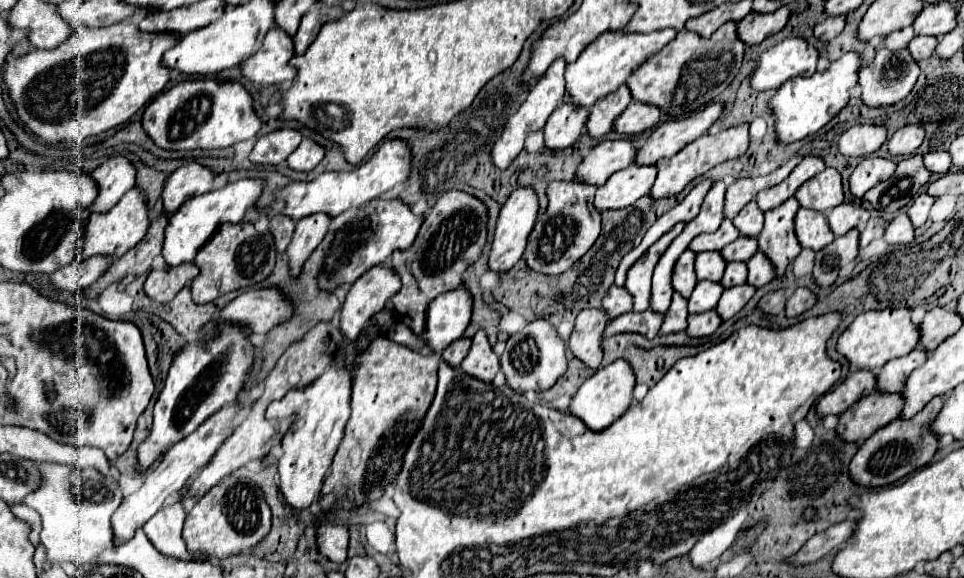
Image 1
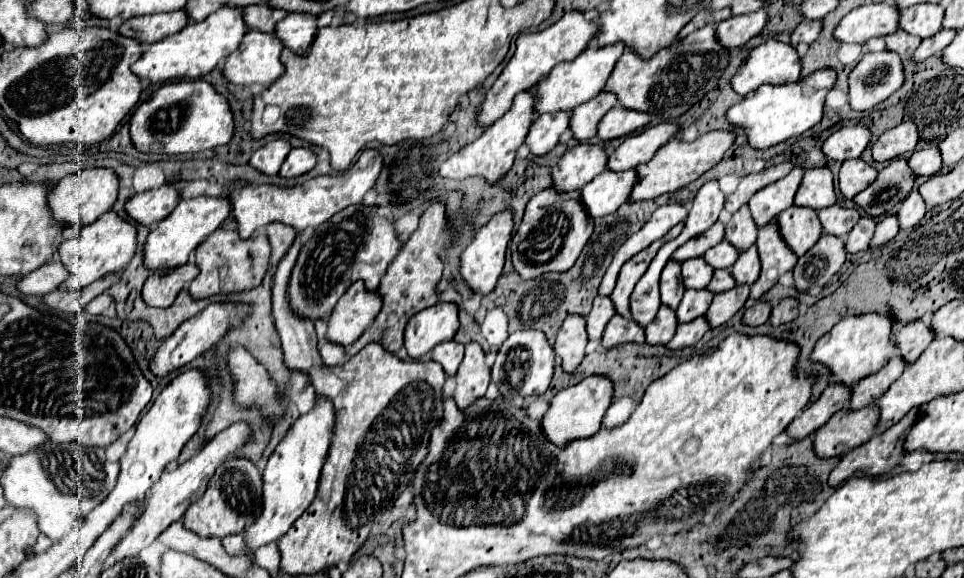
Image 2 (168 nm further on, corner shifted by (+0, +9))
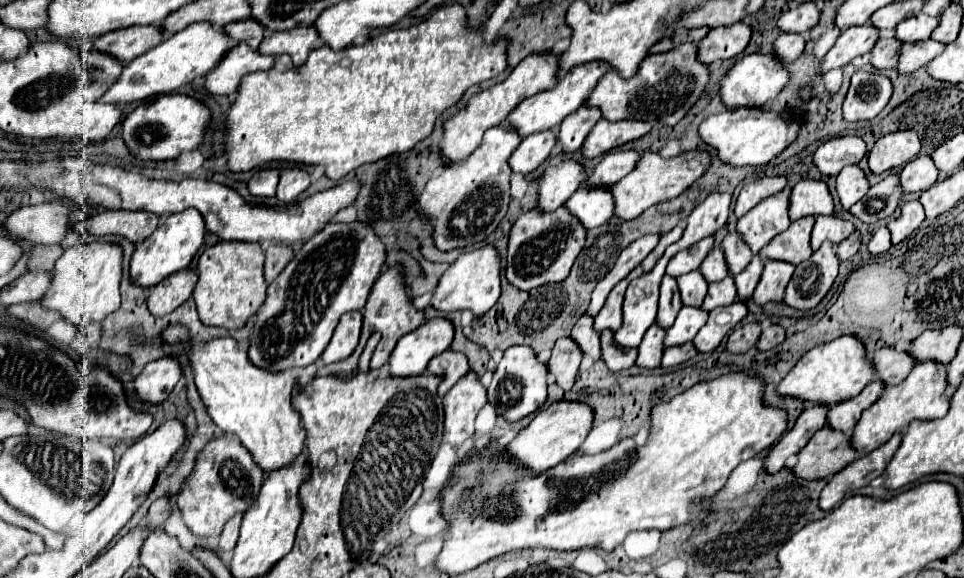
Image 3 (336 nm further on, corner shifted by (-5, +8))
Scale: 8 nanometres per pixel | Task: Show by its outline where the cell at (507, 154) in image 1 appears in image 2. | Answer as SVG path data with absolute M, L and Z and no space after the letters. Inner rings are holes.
M518 93L512 101L510 111L506 111L494 125L490 125L476 141L472 141L470 145L466 145L458 153L454 153L450 159L446 159L440 165L438 175L446 177L446 179L482 177L482 179L486 179L488 185L496 185L500 179L504 179L504 175L510 171L514 157L516 157L516 151L524 143L526 133L530 129L530 123L536 115L534 101L536 101L536 97L532 93Z

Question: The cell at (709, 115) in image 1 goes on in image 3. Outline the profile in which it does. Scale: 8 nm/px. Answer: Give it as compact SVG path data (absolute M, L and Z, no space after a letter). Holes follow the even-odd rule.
M615 150L609 152L597 166L595 170L589 174L589 188L595 186L613 186L617 184L621 178L625 178L641 160L641 152L639 150Z

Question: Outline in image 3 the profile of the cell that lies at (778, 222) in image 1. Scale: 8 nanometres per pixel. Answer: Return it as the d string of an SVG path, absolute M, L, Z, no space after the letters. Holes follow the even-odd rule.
M765 260L765 270L763 270L763 276L761 276L755 292L753 292L753 302L763 306L771 300L781 300L793 270L795 270L795 266L789 262Z

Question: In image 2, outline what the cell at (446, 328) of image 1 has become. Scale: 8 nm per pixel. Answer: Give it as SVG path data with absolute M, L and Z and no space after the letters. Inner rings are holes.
M454 303L432 305L408 321L404 331L404 349L410 359L420 359L438 343L454 339L456 331L458 307Z

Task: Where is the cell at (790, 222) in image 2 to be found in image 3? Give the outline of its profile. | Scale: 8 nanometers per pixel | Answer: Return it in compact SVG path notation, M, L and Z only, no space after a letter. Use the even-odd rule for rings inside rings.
M809 216L809 218L799 218L795 222L791 222L791 226L777 234L761 252L759 256L763 260L785 260L785 262L791 262L791 264L799 264L799 262L805 262L813 250L811 250L811 244L809 244L809 238L811 238L811 230L813 230L813 222L815 222L815 216Z

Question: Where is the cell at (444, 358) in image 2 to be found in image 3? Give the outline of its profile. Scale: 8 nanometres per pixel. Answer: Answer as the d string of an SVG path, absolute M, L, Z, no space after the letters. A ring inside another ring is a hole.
M445 350L443 354L435 356L429 362L429 372L433 374L441 374L445 376L445 380L439 386L439 394L443 396L449 388L455 386L455 382L469 370L469 362L465 358L463 352L453 352L453 350Z

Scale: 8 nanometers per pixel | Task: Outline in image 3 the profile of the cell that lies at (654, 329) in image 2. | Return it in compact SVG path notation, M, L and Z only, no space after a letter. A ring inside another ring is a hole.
M653 324L653 326L645 332L645 336L643 336L641 344L639 344L639 358L637 358L637 364L639 364L639 366L655 368L655 366L661 364L663 350L665 350L665 346L663 346L665 332L667 332L667 330L661 328L661 326L657 326L657 324Z

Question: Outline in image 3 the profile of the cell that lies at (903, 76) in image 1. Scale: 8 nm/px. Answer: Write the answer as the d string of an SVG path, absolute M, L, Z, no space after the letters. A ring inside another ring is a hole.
M855 72L843 102L843 118L847 122L875 118L893 94L893 84L879 72Z

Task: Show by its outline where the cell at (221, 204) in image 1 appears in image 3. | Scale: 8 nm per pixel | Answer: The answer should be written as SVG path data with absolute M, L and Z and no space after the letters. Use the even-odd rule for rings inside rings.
M187 208L183 212L167 216L163 224L145 242L137 244L131 258L131 266L129 266L131 280L141 286L155 286L169 274L187 268L193 256L197 254L197 250L201 248L205 234L207 234L205 218L195 208Z

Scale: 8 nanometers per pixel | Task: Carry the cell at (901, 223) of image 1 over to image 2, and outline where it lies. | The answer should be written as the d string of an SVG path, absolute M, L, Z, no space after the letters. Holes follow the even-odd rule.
M886 215L878 225L876 225L876 231L874 231L874 237L872 237L872 245L870 247L882 247L884 243L888 243L890 239L894 239L898 235L898 219L894 215Z

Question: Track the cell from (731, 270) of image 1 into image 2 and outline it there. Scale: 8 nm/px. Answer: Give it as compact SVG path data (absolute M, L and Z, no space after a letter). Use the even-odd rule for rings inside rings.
M720 269L720 271L714 271L714 275L712 275L712 281L708 283L708 291L710 293L724 293L724 291L730 291L732 287L736 285L736 281L732 279L732 275L730 275L730 271L724 271L724 269Z

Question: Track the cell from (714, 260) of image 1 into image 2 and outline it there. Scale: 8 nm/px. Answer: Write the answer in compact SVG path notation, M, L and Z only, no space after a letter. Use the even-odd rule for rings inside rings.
M698 257L698 259L690 259L682 263L682 283L684 289L704 289L708 285L708 281L712 279L714 269L710 269L710 265Z

